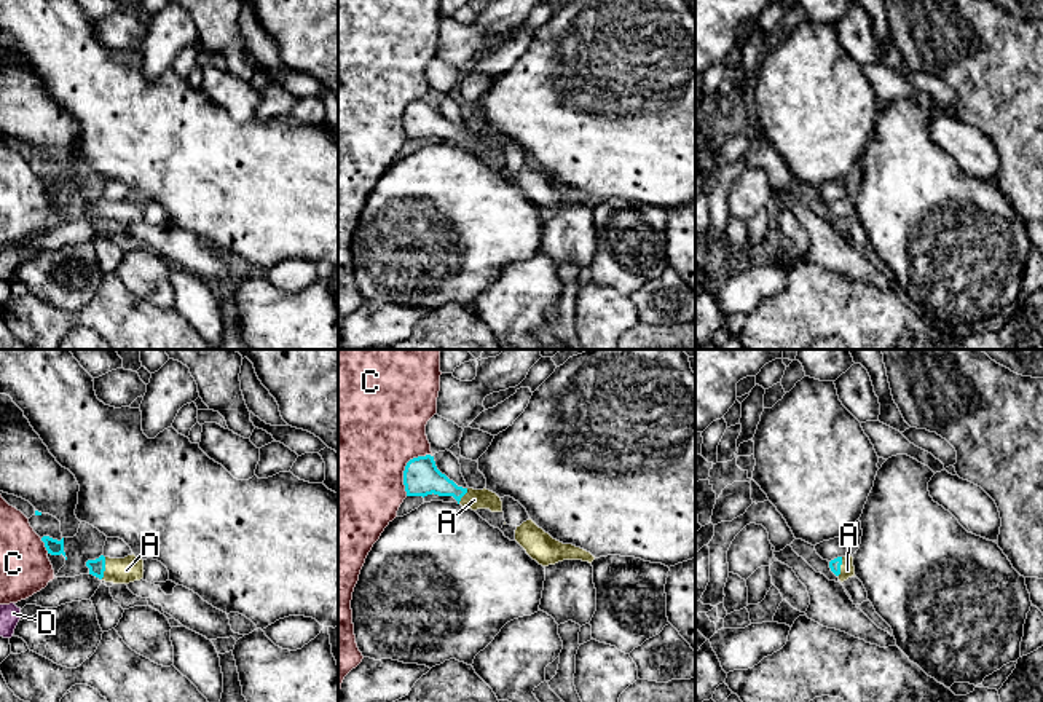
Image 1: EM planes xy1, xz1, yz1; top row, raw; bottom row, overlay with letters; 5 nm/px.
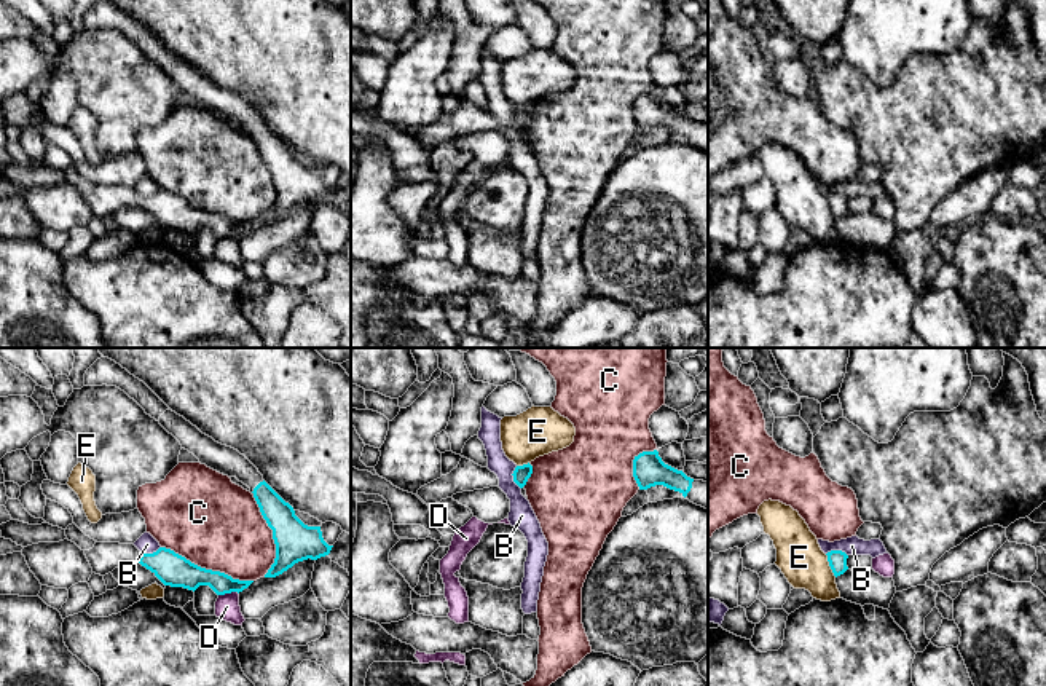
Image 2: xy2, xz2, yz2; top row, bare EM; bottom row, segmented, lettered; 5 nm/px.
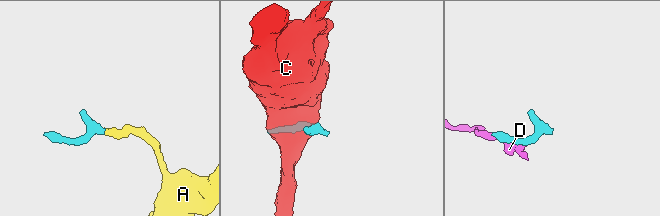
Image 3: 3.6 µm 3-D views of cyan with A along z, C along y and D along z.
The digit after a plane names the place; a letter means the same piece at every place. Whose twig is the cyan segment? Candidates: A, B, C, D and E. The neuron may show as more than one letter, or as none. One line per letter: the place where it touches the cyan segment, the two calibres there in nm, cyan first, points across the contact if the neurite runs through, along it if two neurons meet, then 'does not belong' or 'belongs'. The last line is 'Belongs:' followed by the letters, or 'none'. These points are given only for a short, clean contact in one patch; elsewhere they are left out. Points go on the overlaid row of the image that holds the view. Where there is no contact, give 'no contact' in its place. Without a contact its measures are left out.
A: contact xy1 (104, 568); calibres 80 and 130 nm; way xy1 (96, 567), (104, 568), (126, 570); belongs
B: contact xz2 (514, 477); calibres 80 and 130 nm; border xz2 (515, 466), (514, 482), (520, 488); does not belong
C: contact xy2 (208, 570); calibres 160 and 460 nm; does not belong
D: contact xy2 (228, 592); calibres 140 and 130 nm; border xy2 (238, 592), (219, 595); does not belong
E: contact yz2 (829, 565); calibres 100 and 240 nm; does not belong
Belongs: A

